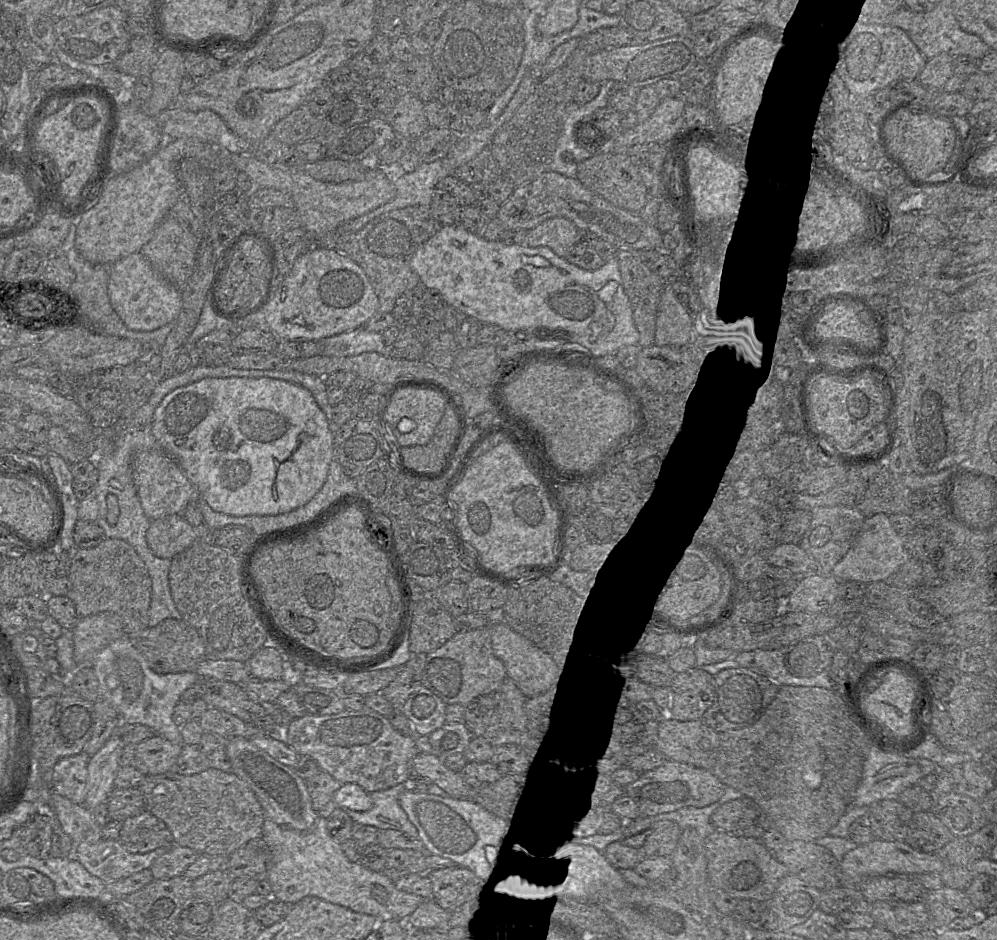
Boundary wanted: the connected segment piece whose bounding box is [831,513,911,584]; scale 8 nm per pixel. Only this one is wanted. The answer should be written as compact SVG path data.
M876 513L865 517L852 545L834 566L831 574L838 580L860 581L864 584L888 582L893 572L910 557L905 539L893 528L889 515Z

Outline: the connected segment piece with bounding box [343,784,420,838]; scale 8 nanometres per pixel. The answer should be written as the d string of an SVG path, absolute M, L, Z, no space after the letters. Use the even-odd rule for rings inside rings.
M399 784L386 790L370 793L373 805L368 811L343 810L357 825L373 826L378 830L398 830L411 837L420 838L418 830L409 821L407 814L399 804L401 793L408 786L408 784Z

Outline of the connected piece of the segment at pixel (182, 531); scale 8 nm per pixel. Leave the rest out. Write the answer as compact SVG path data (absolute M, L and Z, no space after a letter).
M172 514L151 520L146 540L155 556L172 559L199 539L183 514Z

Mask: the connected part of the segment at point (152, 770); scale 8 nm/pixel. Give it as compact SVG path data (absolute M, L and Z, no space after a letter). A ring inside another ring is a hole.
M153 735L137 744L134 767L145 776L173 771L183 745Z

